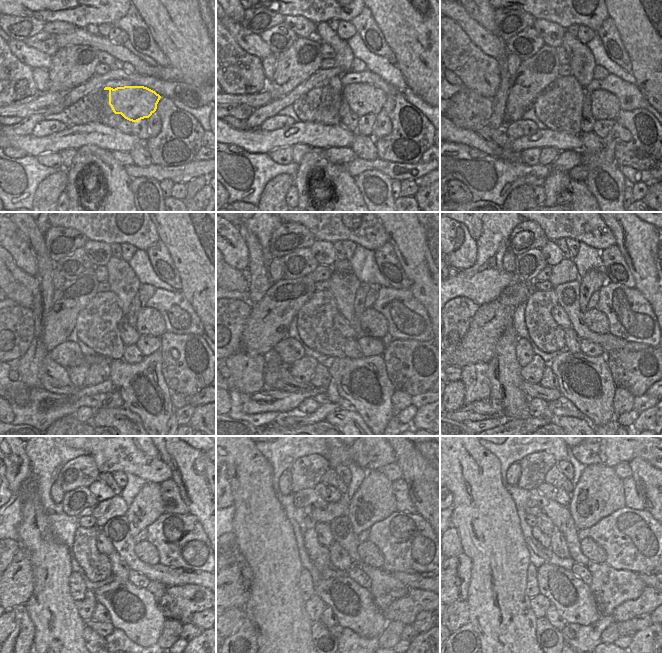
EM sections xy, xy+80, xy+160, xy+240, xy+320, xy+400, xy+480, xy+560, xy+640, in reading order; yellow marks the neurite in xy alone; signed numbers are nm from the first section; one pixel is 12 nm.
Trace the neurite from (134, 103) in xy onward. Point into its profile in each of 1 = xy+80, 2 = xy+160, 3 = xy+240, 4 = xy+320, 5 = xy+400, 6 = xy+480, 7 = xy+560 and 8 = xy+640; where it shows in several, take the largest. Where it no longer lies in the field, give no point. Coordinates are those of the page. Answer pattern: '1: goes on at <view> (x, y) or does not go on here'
1: goes on at xy+80 (363, 98)
2: goes on at xy+160 (594, 98)
3: goes on at xy+240 (150, 321)
4: goes on at xy+320 (373, 324)
5: goes on at xy+400 (597, 322)
6: goes on at xy+480 (145, 551)
7: goes on at xy+560 (369, 553)
8: goes on at xy+640 (592, 550)

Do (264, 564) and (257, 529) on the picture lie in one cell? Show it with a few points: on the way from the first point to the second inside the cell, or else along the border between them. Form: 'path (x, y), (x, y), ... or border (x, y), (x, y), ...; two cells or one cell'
path (262, 555), (262, 538); one cell

